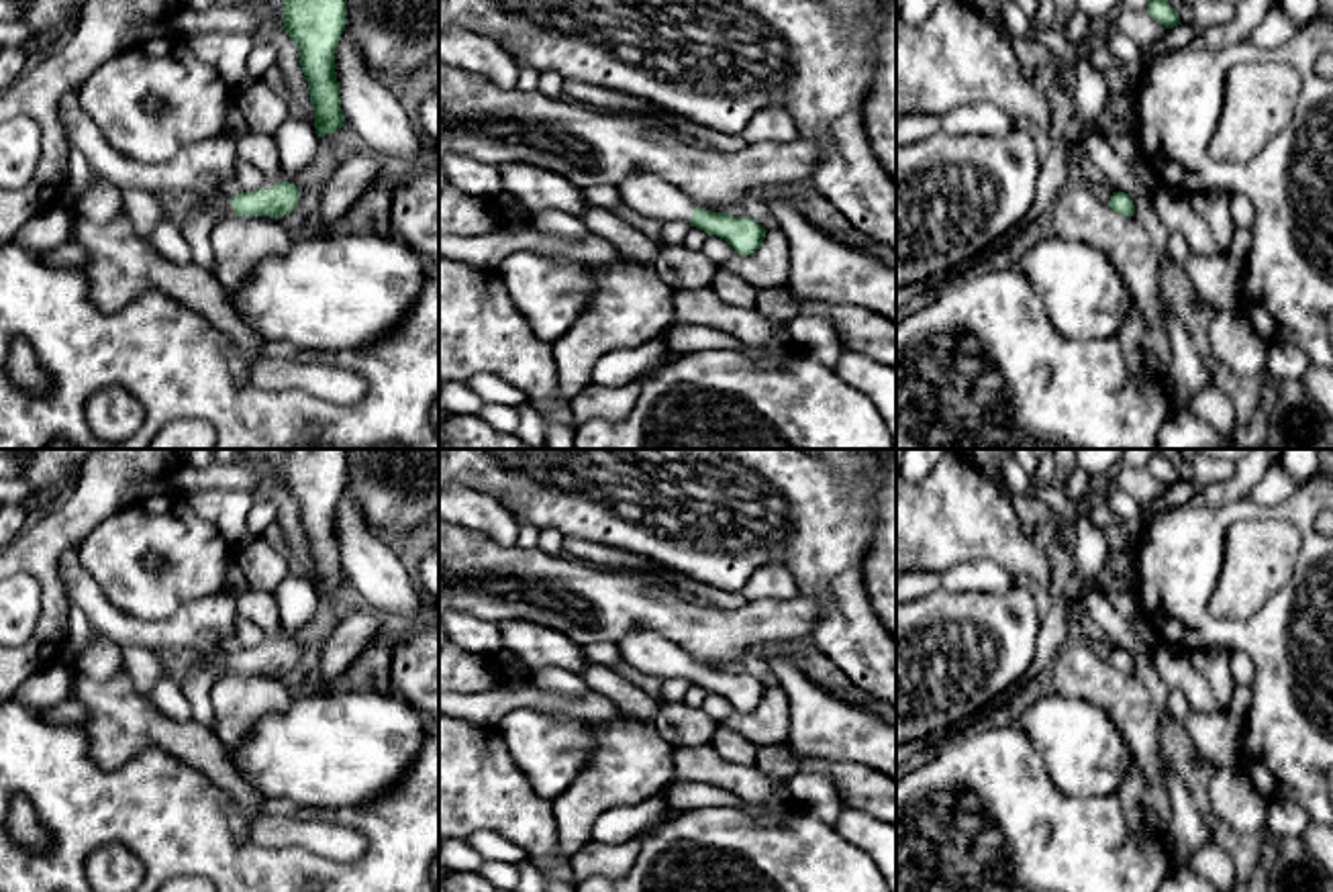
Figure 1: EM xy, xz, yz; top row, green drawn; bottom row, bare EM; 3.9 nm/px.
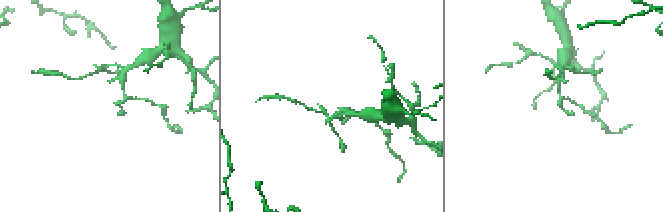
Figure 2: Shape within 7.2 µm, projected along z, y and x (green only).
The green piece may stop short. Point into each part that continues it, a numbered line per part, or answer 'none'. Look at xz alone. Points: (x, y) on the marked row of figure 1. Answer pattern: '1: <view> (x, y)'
1: xz (652, 196)

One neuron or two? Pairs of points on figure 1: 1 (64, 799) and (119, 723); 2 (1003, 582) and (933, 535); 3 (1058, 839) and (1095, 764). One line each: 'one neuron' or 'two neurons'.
1: two neurons
2: two neurons
3: two neurons

